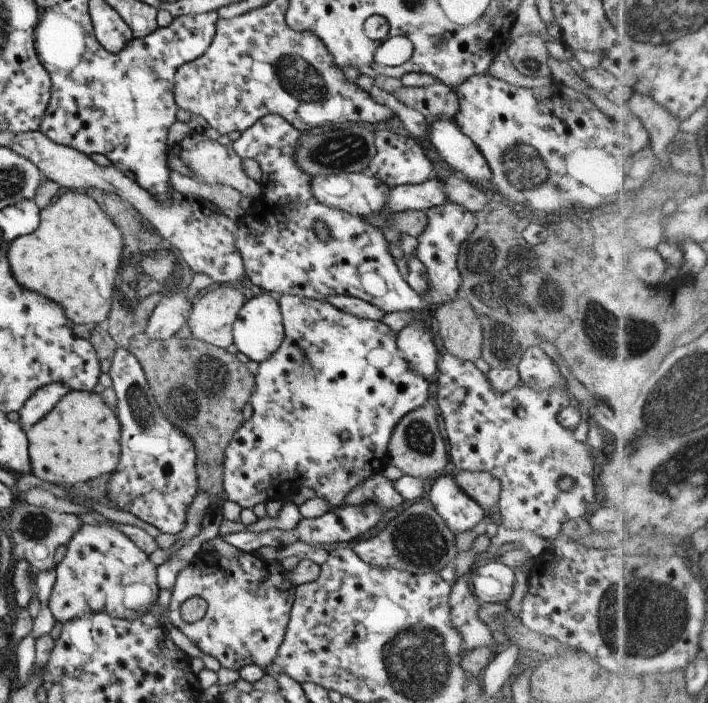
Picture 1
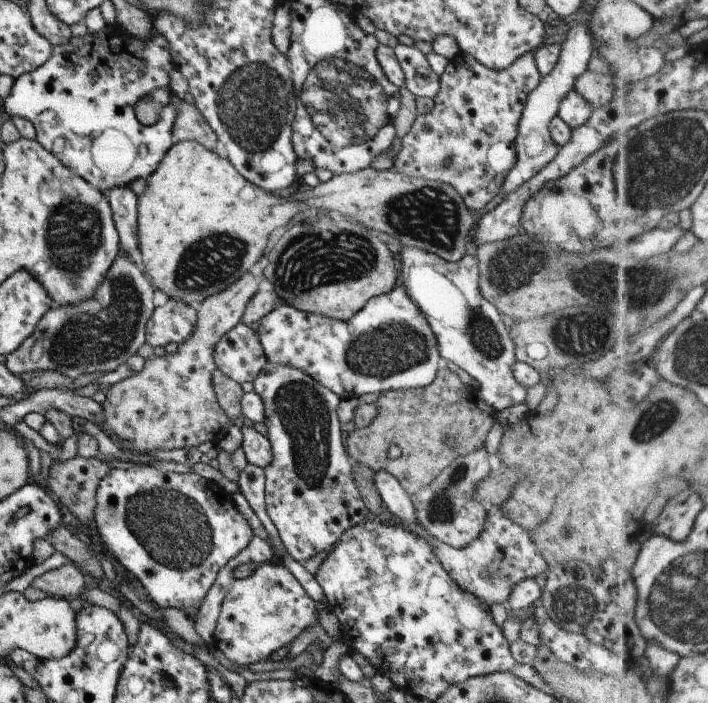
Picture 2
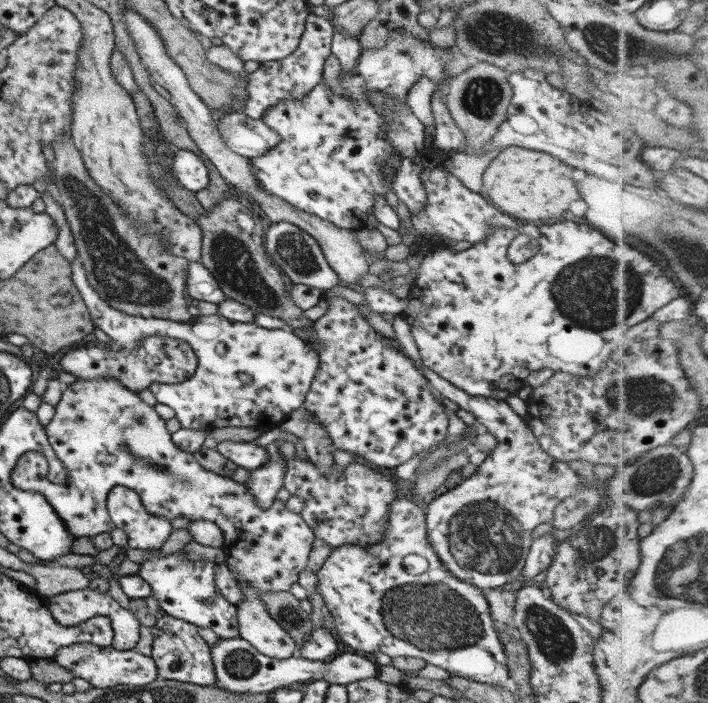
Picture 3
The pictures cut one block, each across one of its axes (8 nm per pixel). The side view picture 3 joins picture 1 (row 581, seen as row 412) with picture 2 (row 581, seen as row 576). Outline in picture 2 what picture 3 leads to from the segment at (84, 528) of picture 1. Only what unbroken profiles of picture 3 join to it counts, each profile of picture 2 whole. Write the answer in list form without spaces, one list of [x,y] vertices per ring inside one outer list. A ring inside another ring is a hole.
[[[280,561],[258,566],[248,578],[233,580],[214,631],[213,648],[241,666],[270,659],[276,650],[292,644],[307,626],[319,624],[314,600]]]

